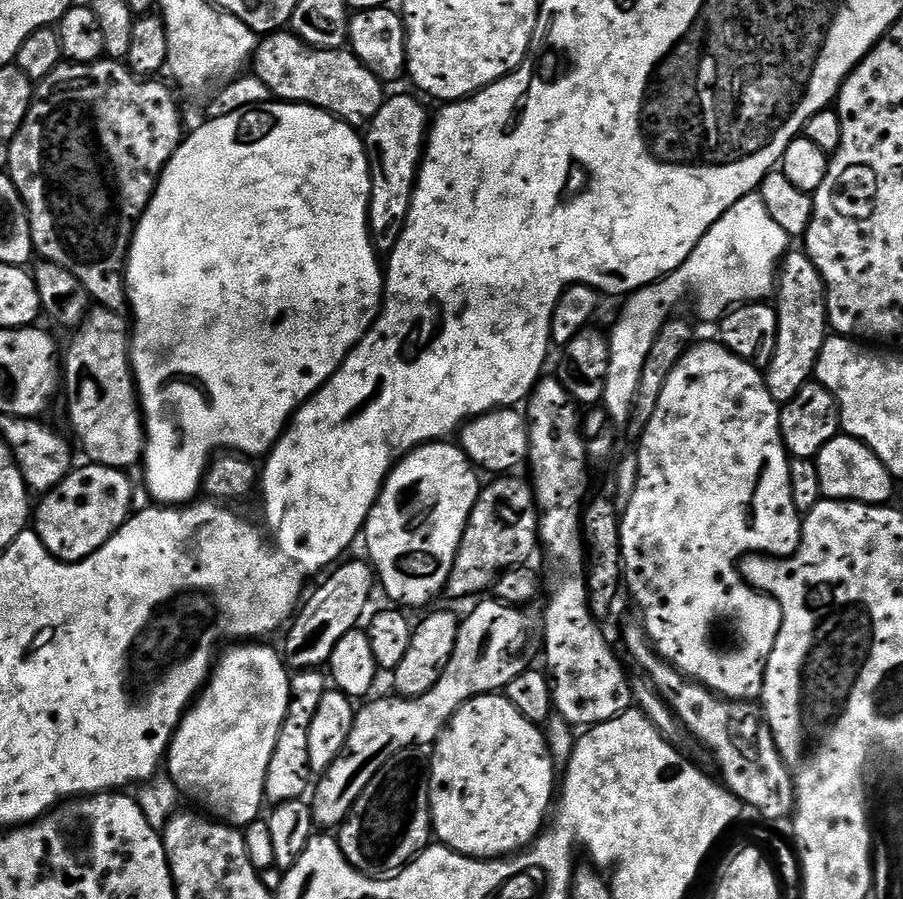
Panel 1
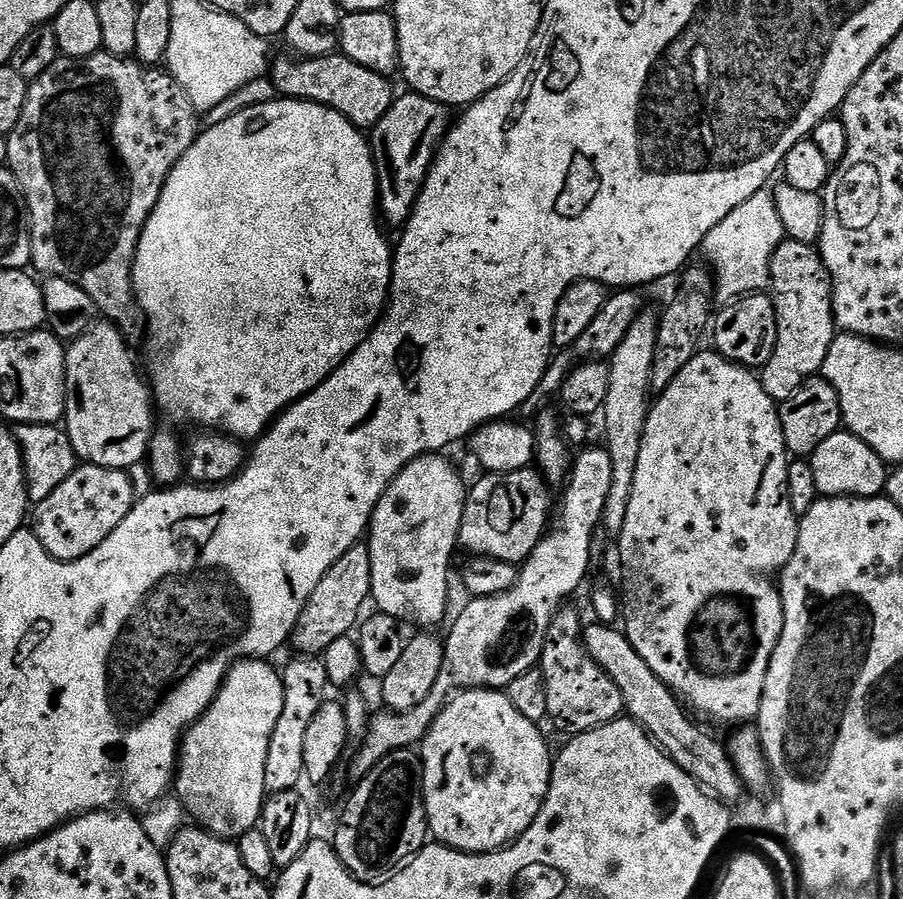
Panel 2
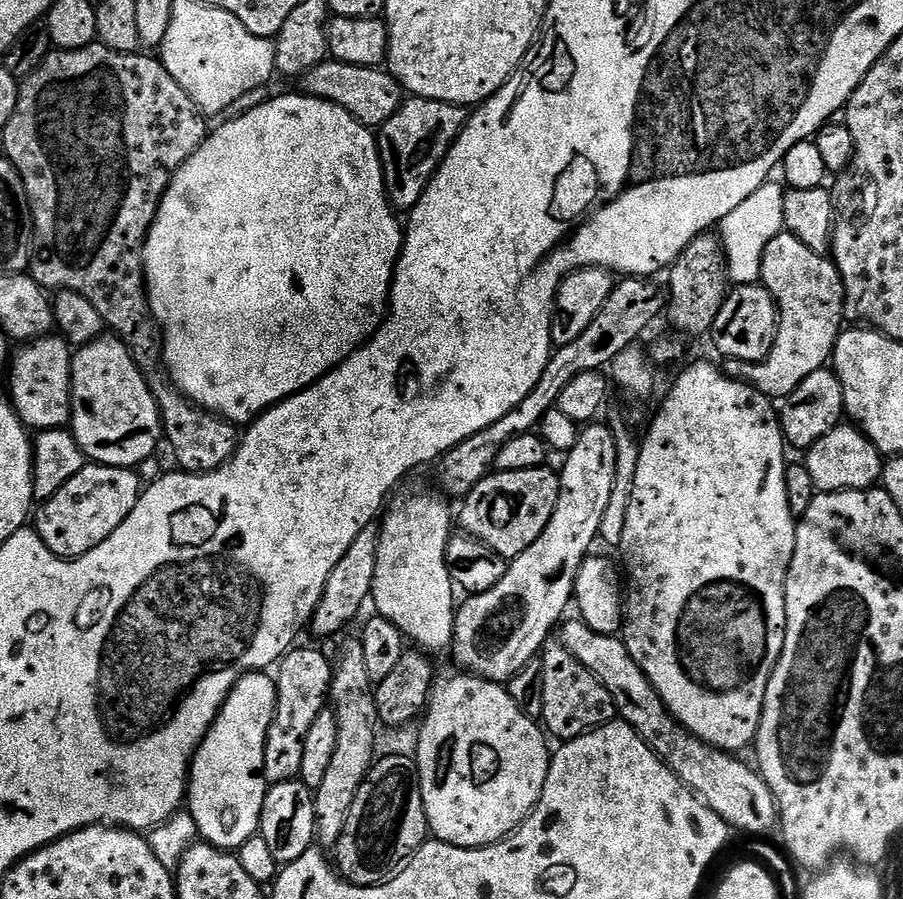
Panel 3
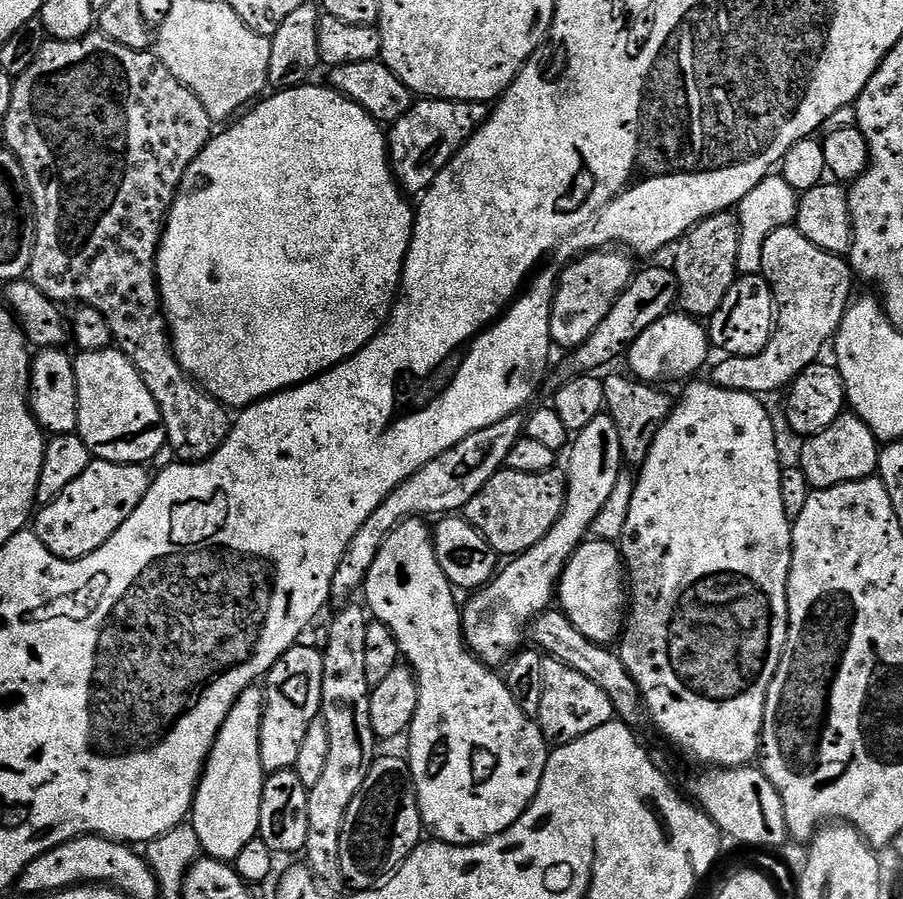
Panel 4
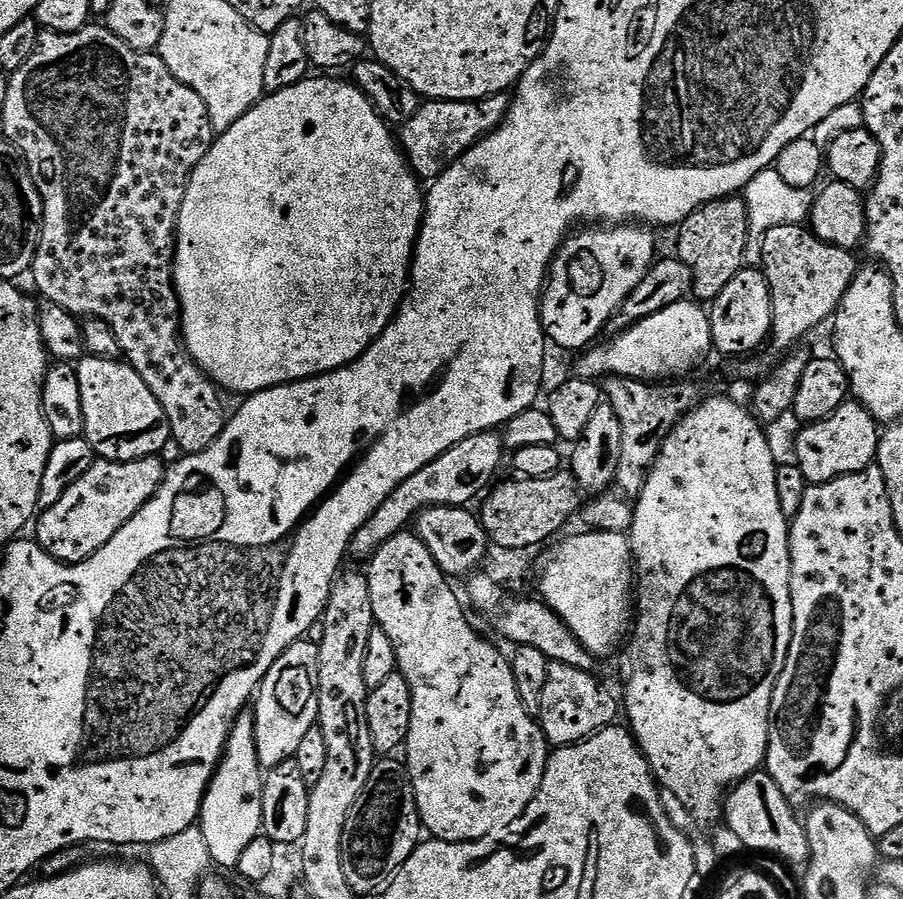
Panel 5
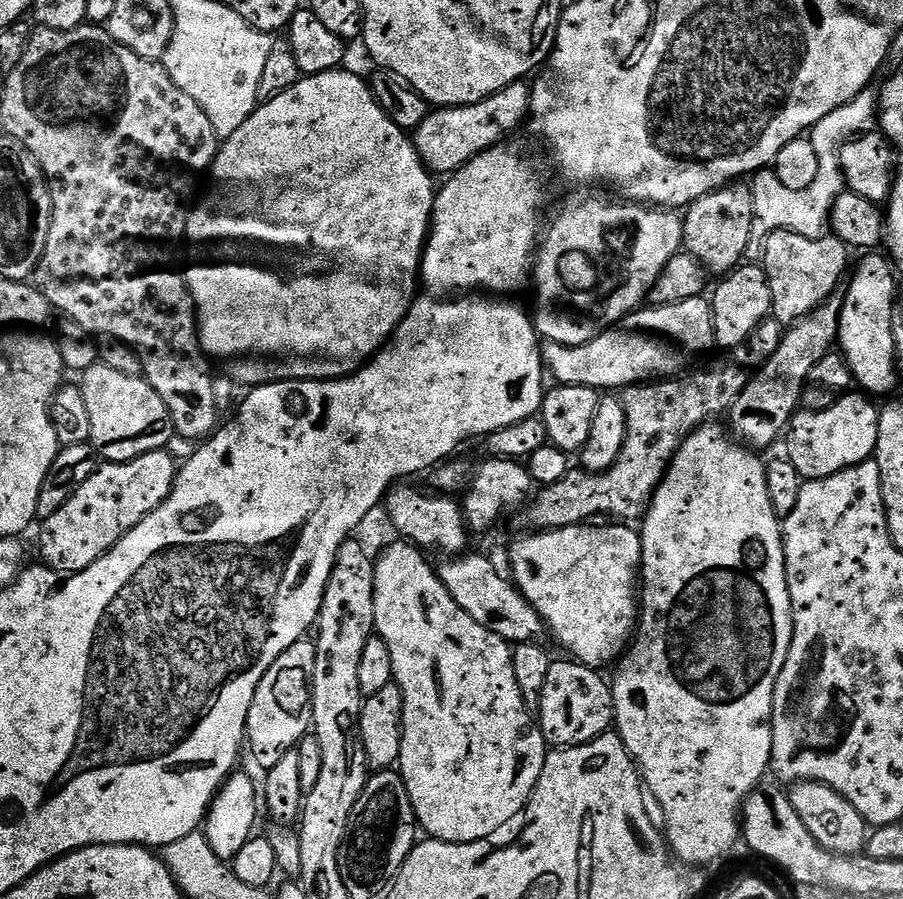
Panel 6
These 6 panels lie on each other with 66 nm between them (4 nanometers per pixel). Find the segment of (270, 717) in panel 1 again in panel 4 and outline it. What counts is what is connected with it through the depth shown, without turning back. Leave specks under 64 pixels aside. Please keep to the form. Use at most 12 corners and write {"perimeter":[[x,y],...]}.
{"perimeter":[[264,693],[234,702],[204,761],[190,822],[203,855],[257,839]]}

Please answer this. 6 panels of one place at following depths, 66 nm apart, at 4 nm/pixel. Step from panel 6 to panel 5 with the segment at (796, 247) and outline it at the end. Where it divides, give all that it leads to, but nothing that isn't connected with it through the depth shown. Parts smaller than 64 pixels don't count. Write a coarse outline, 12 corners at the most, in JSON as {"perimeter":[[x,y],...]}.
{"perimeter":[[804,224],[760,241],[776,358],[836,315],[858,263]]}

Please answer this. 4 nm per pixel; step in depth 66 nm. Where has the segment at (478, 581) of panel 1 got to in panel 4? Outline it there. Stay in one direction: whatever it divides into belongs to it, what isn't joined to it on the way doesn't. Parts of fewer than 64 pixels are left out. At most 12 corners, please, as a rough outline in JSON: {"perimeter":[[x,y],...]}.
{"perimeter":[[505,466],[466,519],[501,557],[520,556],[562,514],[568,474]]}

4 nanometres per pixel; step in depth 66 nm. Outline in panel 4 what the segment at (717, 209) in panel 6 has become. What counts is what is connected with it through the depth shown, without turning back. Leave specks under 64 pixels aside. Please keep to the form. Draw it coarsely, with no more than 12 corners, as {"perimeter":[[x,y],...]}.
{"perimeter":[[731,211],[674,245],[678,308],[710,318],[738,278]]}

